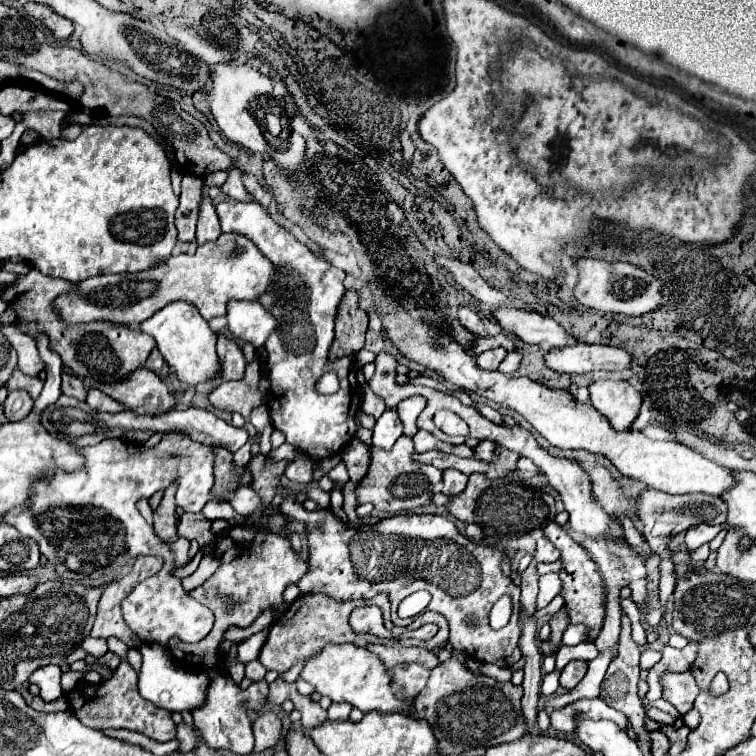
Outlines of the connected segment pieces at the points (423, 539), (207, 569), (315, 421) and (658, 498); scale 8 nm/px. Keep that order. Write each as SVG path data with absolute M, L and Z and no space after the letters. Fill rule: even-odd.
M284 489L280 511L282 515L304 523L308 531L310 567L298 581L300 593L322 593L338 601L350 601L372 599L384 591L390 595L394 625L404 627L410 619L400 619L396 615L400 601L418 589L426 589L432 593L428 611L436 611L448 619L452 631L450 643L456 651L466 651L468 657L498 667L512 667L520 659L520 587L500 569L506 555L504 551L472 543L468 537L458 533L450 519L436 515L404 513L382 519L378 525L360 525L352 529L328 509L306 511L290 489ZM504 593L512 595L512 619L506 627L494 631L488 625L488 613ZM470 617L474 619L472 625L468 625Z
M208 554L204 556L198 569L190 576L182 579L182 586L186 592L190 592L200 586L206 579L214 574L220 565L220 560L215 555Z
M226 199L216 205L216 213L224 233L240 233L248 237L276 269L272 283L262 297L258 297L260 305L276 319L276 329L264 343L268 351L270 423L286 435L286 443L298 447L308 457L330 457L342 451L342 447L354 437L354 415L360 411L362 397L362 389L356 385L358 369L354 357L342 357L334 363L328 361L338 303L346 293L342 285L346 275L322 257L314 255L306 245L298 243L286 229L270 219L266 209L254 201L242 203ZM326 371L334 371L340 379L340 389L332 395L322 395L314 387Z
M644 489L636 499L636 517L644 525L644 539L648 541L650 549L660 555L660 559L672 559L672 553L668 549L668 543L672 535L678 535L686 531L692 525L698 523L710 523L710 525L722 525L726 519L726 507L718 497L706 495L706 493L686 493L686 495L668 495L656 489Z

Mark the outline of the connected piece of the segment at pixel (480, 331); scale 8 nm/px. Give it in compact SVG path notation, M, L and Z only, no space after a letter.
M460 307L458 309L458 319L460 319L460 323L470 331L470 333L474 333L474 335L480 335L480 337L484 337L486 335L486 329L484 329L484 323L482 323L482 319L478 317L478 313L472 309L472 307Z

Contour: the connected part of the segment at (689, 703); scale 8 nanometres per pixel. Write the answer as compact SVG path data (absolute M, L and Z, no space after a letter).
M690 671L686 673L662 673L660 677L662 685L662 699L670 701L680 715L686 715L694 707L694 699L700 693L700 687L696 685Z

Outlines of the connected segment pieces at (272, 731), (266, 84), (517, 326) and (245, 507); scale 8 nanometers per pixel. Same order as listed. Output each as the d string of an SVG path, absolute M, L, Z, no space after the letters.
M270 711L258 713L258 719L254 721L254 737L256 737L256 749L254 749L256 753L274 749L282 739L280 719Z
M216 65L212 69L210 109L228 141L242 145L250 151L260 151L262 155L272 157L276 165L288 175L298 175L304 165L306 139L292 129L292 117L296 113L296 107L290 107L290 103L286 103L284 99L274 97L274 85L270 77L264 77L262 85L254 85L254 69L250 65Z
M494 307L490 309L500 327L520 341L528 345L538 345L540 349L556 349L568 343L574 343L572 335L568 335L554 319L538 315L534 311L512 309L512 307Z
M240 485L238 491L232 495L230 505L234 507L234 511L238 514L248 517L252 514L254 509L260 507L260 497L256 495L256 491L252 487L244 487Z

